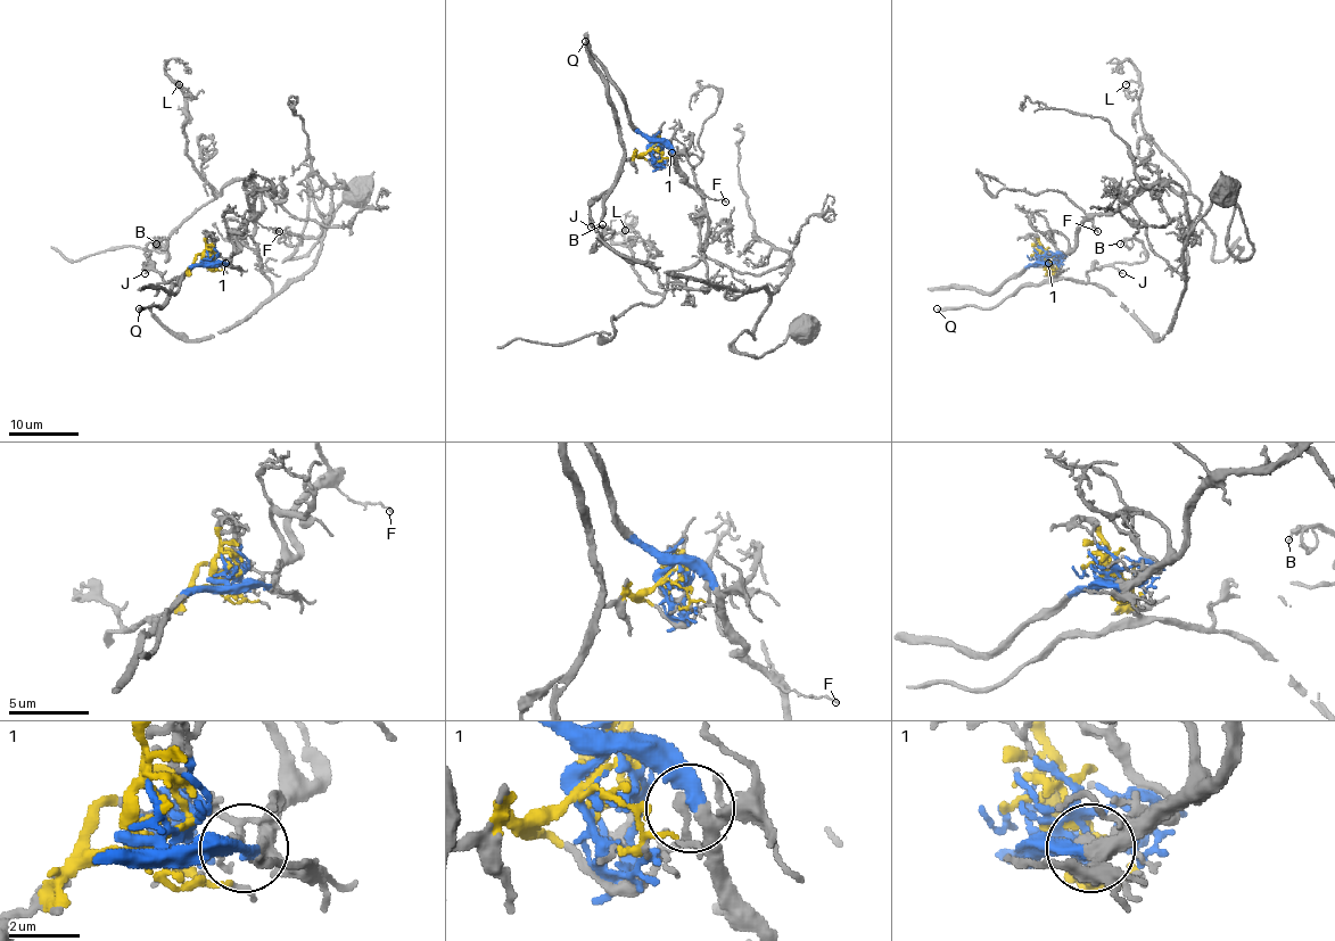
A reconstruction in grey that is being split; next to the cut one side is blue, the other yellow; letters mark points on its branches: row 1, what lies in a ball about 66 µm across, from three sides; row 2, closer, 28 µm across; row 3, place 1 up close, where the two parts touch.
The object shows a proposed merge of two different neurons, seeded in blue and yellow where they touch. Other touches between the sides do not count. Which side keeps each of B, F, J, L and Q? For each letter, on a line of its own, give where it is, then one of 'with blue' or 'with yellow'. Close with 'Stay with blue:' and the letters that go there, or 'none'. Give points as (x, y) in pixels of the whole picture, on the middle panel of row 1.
B: at (602, 224); with yellow
F: at (725, 201); with blue
J: at (591, 227); with yellow
L: at (625, 230); with blue
Q: at (585, 41); with yellow
Stay with blue: F, L

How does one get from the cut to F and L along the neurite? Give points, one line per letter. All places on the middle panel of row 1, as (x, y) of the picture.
F: (652, 149), (664, 143), (685, 176), (682, 179), (711, 199), (726, 201)
L: (652, 149), (664, 143), (701, 196), (705, 252), (652, 294), (634, 267), (625, 229)

